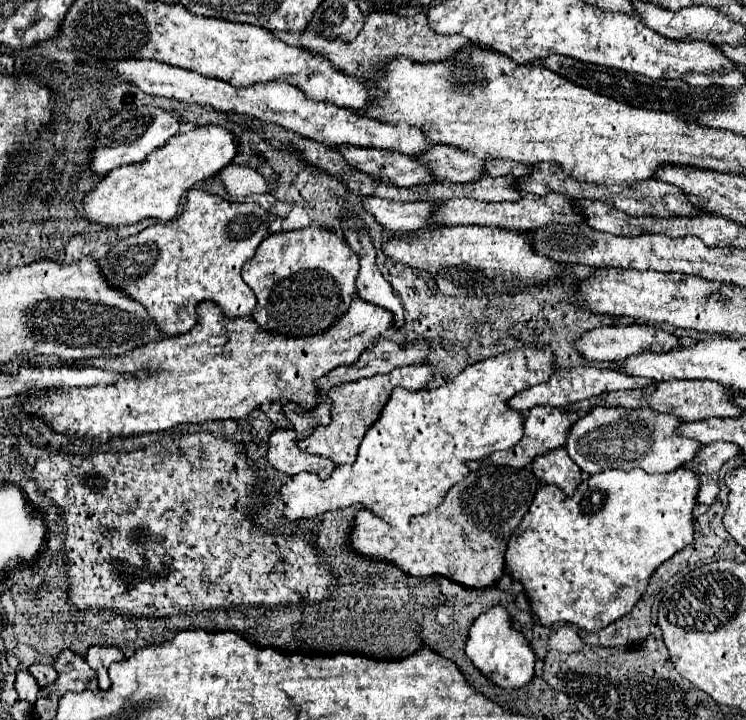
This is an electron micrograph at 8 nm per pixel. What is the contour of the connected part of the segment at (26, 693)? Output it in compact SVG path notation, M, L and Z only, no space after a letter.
M19 670L15 680L15 690L19 694L19 700L27 700L29 704L33 704L39 692L39 684L33 680L33 676L27 670Z

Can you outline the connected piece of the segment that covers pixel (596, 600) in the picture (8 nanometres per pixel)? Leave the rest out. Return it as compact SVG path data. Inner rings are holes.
M641 468L631 472L605 470L585 478L577 486L573 498L565 496L561 488L553 484L543 484L535 494L529 512L509 538L505 552L507 572L513 580L523 582L531 610L535 610L543 626L567 622L587 632L605 628L633 610L645 592L651 574L663 562L693 544L693 508L697 504L697 494L699 480L691 468L677 468L669 474L647 474Z

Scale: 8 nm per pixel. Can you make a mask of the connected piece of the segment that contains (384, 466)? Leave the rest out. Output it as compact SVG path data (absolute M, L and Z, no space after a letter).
M515 348L513 352L503 352L501 356L493 356L485 362L481 360L481 364L471 364L461 374L457 374L457 378L441 388L421 388L417 392L409 392L407 388L395 388L389 402L381 410L377 424L373 424L373 428L369 428L369 432L365 434L355 464L337 466L335 472L325 480L321 480L315 472L295 474L293 480L281 488L285 518L313 518L317 514L361 502L383 520L403 528L411 516L437 510L437 504L441 504L445 492L449 492L453 484L459 484L469 474L467 460L485 458L497 450L507 450L521 440L525 418L517 410L509 408L507 402L517 392L549 380L553 372L555 364L553 352L549 352L549 348Z

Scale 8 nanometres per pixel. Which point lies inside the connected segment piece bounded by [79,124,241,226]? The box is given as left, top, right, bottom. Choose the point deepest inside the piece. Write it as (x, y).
(153, 188)

